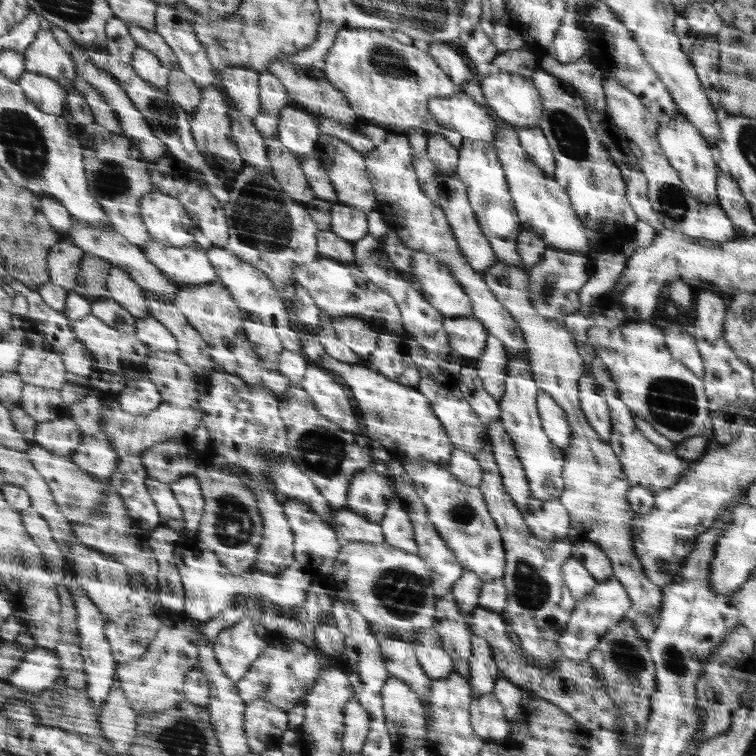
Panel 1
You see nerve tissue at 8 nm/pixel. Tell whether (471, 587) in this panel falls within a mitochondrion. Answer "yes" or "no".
no

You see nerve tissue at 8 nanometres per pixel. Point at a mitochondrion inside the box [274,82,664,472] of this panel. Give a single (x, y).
(571, 139)

